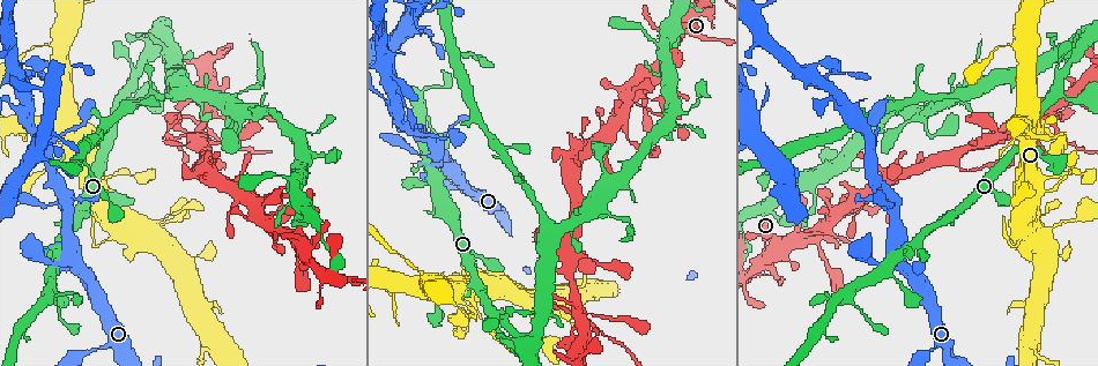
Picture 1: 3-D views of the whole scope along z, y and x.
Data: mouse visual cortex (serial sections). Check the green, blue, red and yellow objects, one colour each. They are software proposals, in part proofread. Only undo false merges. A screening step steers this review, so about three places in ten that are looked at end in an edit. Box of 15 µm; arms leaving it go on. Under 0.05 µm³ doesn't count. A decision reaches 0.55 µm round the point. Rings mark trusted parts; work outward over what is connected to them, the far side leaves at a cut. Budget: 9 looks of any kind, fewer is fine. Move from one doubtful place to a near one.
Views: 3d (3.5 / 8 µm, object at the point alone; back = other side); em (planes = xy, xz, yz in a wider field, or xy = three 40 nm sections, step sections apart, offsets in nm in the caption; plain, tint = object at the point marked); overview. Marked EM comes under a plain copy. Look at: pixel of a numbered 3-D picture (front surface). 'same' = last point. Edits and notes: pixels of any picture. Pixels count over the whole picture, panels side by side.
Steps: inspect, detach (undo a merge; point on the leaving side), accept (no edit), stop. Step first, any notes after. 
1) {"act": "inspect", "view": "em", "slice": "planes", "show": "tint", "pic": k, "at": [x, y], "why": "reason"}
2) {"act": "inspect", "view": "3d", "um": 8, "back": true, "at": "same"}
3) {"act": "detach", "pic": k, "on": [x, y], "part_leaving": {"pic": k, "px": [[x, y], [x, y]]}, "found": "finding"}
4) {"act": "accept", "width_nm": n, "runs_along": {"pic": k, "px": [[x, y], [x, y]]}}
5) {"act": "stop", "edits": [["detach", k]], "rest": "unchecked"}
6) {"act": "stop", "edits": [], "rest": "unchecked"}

{"act": "inspect", "view": "3d", "um": 8, "back": true, "pic": 1, "at": [1079, 50], "why": "three arms meet"}

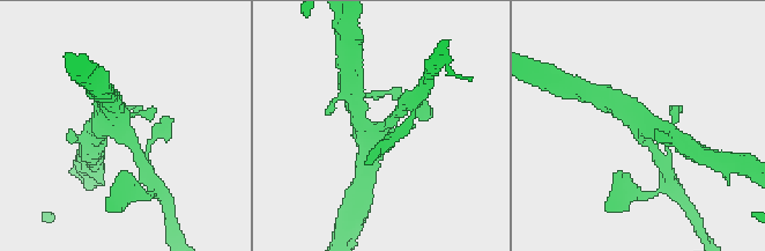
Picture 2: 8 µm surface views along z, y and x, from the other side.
{"act": "inspect", "view": "em", "slice": "xy", "step": 1, "show": "tint", "pic": 2, "at": [120, 129]}

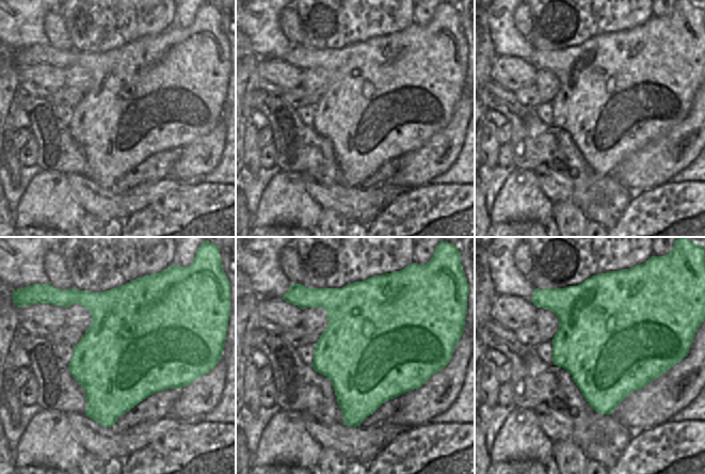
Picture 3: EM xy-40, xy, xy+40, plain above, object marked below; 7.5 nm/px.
{"act": "accept", "width_nm": 850, "runs_along": {"pic": 2, "px": [[134, 148], [118, 126], [97, 134]]}, "found": "one cell here"}

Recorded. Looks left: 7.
{"act": "inspect", "view": "3d", "um": 8, "pic": 1, "at": [630, 221], "why": "sharp bend"}

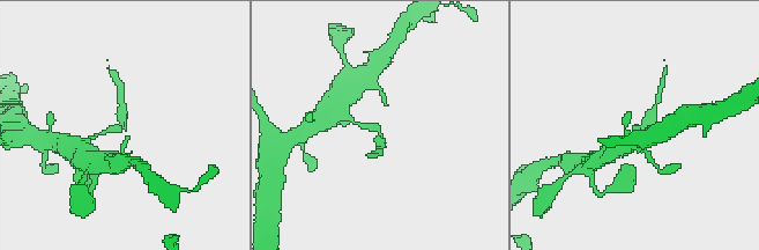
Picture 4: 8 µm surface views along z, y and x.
{"act": "inspect", "view": "3d", "um": 3.5, "back": true, "pic": 4, "at": [640, 125]}

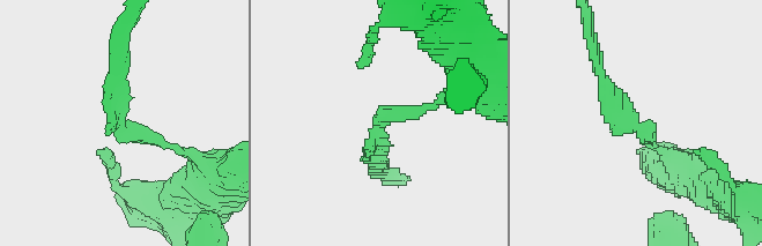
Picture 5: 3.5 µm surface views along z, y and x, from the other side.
{"act": "inspect", "view": "em", "slice": "xy", "step": 2, "show": "tint", "pic": 5, "at": [118, 130], "arm_widths_nm": [150, 200]}

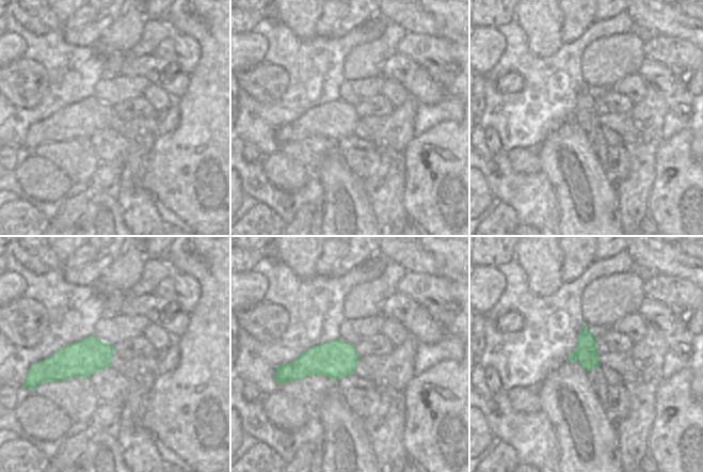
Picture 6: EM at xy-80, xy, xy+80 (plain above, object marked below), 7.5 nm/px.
{"act": "detach", "pic": 5, "on": [120, 90], "width_nm": 280, "part_leaving": {"pic": 5, "px": [[120, 121], [113, 89], [120, 25]]}, "found": "a second cell is stuck on"}

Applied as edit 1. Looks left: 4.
{"act": "inspect", "view": "3d", "um": 3.5, "back": true, "pic": 1, "at": [770, 248], "why": "abrupt turn"}

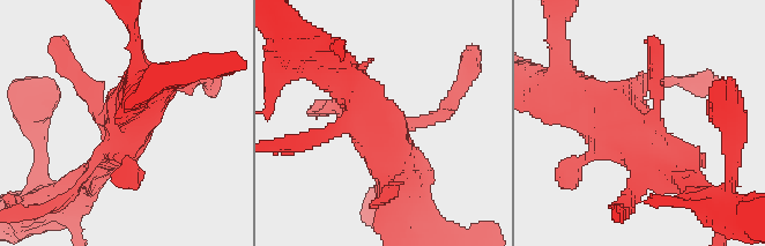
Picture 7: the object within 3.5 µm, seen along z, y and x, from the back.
{"act": "inspect", "view": "em", "slice": "planes", "show": "tint", "pic": 7, "at": [640, 121], "why": "now the EM"}

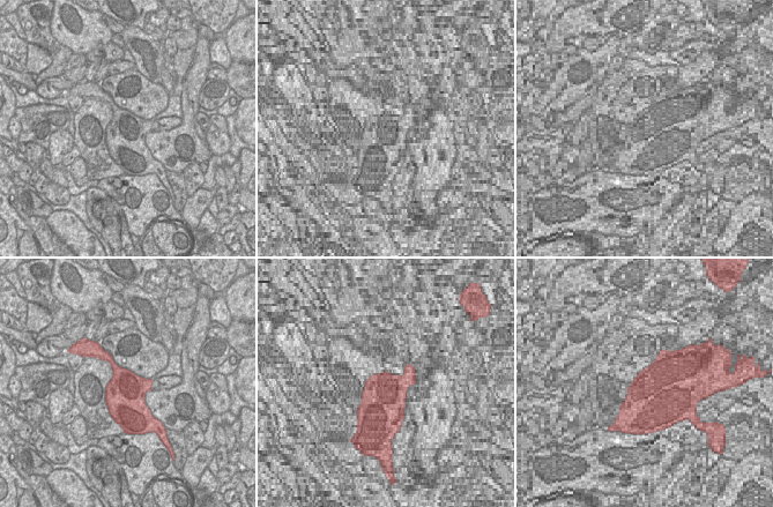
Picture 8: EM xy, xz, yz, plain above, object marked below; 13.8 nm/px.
{"act": "accept", "runs_along": {"pic": 7, "px": [[340, 110], [386, 136], [401, 198]]}, "found": "continuous, no second cell"}

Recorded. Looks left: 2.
{"act": "stop", "edits": [["detach", 5]], "rest": "unchecked"}

